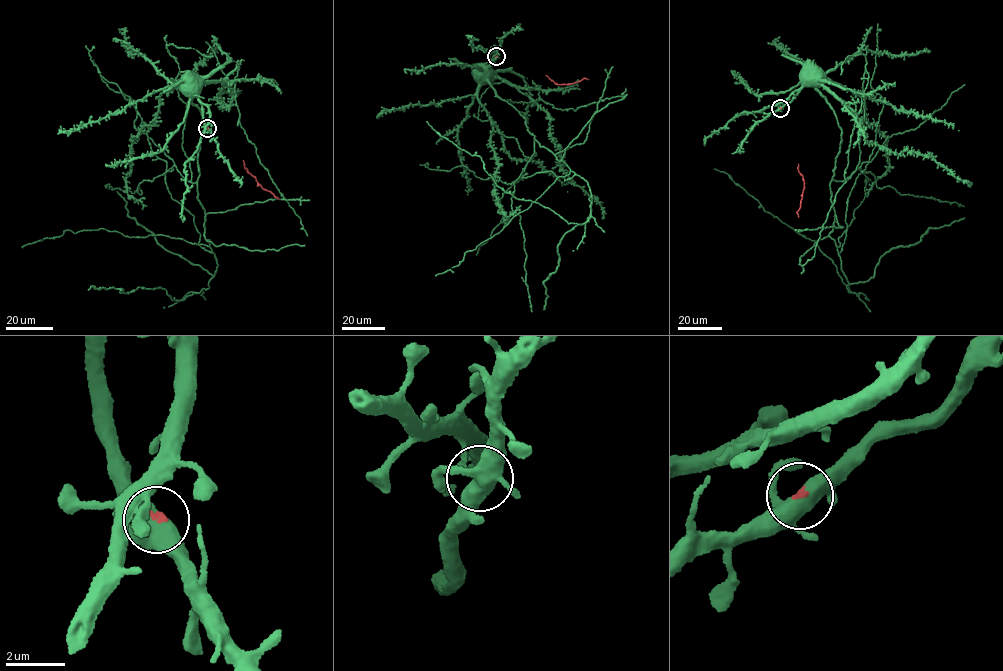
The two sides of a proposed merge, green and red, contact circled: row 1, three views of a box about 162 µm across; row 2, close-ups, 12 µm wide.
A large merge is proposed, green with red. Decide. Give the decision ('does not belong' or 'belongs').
does not belong

